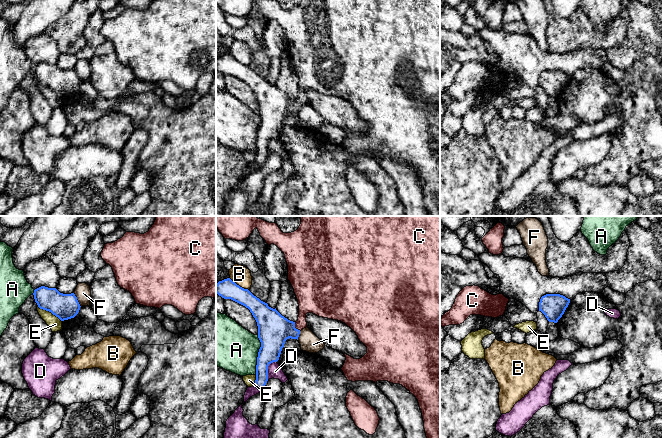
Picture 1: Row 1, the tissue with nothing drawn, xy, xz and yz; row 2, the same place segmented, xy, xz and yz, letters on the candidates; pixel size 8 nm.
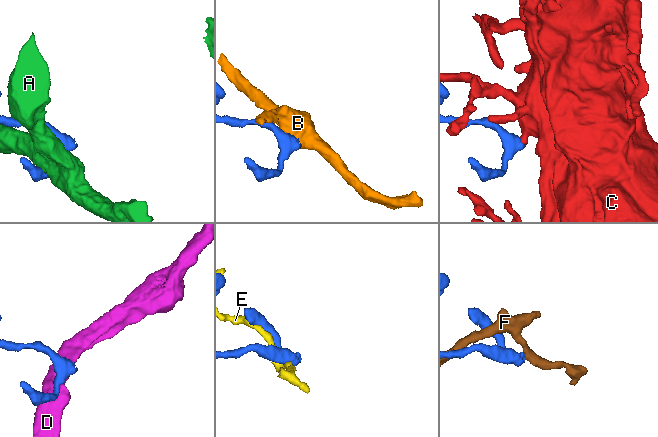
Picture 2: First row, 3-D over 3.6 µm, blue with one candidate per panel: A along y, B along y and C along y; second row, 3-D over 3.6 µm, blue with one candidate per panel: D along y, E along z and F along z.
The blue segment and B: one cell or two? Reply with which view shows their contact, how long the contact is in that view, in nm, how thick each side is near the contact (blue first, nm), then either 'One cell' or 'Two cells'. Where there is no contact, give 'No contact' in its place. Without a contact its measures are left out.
Touches blue in xz. Shared border 190 nm. Thickness 160 nm (blue) against 150 nm. Two cells

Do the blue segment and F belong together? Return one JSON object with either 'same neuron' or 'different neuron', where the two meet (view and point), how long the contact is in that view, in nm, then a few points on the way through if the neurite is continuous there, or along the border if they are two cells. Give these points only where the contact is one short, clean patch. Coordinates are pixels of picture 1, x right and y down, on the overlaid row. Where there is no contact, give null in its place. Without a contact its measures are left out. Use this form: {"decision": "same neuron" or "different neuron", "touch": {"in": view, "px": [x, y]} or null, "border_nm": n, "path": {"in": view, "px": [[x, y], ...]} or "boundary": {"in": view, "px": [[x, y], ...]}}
{"decision": "different neuron", "touch": {"in": "xy", "px": [77, 300]}, "border_nm": 130}

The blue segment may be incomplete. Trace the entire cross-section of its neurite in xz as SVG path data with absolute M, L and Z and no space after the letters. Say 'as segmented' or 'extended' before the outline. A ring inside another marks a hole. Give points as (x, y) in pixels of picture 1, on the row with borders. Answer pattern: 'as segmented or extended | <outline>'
extended | M216 216L216 227L225 239L243 241L257 228L260 236L268 245L276 245L285 255L288 265L288 280L290 281L299 304L299 317L296 322L282 316L276 308L254 296L248 289L244 289L230 278L216 284L216 293L224 299L231 299L250 310L258 326L258 338L261 347L258 352L256 365L256 380L254 387L262 390L268 381L268 366L279 360L285 341L289 338L297 339L300 331L307 327L306 314L313 313L319 317L338 320L350 327L358 336L360 342L367 347L367 353L360 359L344 354L345 363L341 370L348 381L388 381L400 384L413 394L418 400L422 412L424 429L427 438L440 438L440 216L302 216L299 228L291 233L283 233L276 223L269 223L256 216Z

